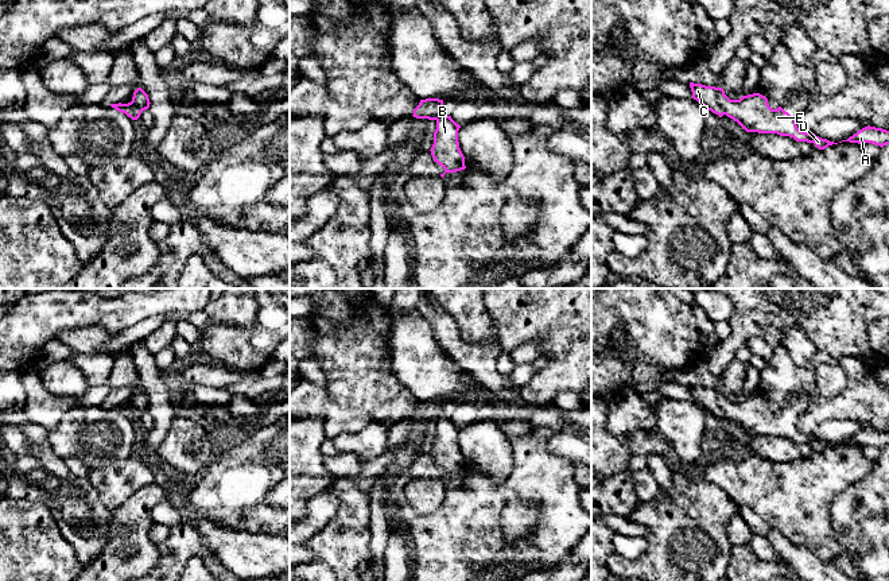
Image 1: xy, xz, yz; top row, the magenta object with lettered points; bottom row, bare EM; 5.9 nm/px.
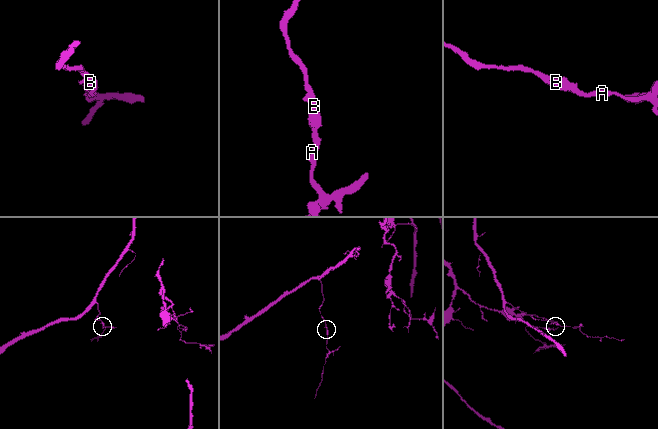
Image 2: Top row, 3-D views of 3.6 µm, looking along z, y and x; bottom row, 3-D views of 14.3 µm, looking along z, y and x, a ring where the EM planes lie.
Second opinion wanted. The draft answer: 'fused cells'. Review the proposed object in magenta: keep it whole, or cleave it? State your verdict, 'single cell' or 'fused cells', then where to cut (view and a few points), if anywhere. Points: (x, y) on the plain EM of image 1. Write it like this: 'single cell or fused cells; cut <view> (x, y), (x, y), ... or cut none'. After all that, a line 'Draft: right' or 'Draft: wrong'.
single cell; cut none
Draft: wrong

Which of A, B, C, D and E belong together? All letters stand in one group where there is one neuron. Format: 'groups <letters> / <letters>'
groups A B C D E

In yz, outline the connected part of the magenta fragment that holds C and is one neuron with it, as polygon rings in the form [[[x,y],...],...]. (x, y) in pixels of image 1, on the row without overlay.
[[[690,384],[692,394],[692,400],[702,406],[707,412],[722,419],[727,419],[737,423],[746,434],[758,434],[758,435],[777,435],[780,438],[793,439],[796,444],[814,445],[819,452],[824,452],[828,448],[838,446],[827,441],[822,441],[815,435],[803,434],[796,427],[796,419],[791,418],[781,408],[772,411],[768,406],[768,400],[760,395],[753,395],[742,398],[739,402],[730,402],[722,390],[706,388],[702,386]]]

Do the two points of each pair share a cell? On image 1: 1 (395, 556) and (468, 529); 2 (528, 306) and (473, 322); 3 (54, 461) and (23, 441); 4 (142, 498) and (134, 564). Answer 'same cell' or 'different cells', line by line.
1: different cells
2: different cells
3: same cell
4: same cell

